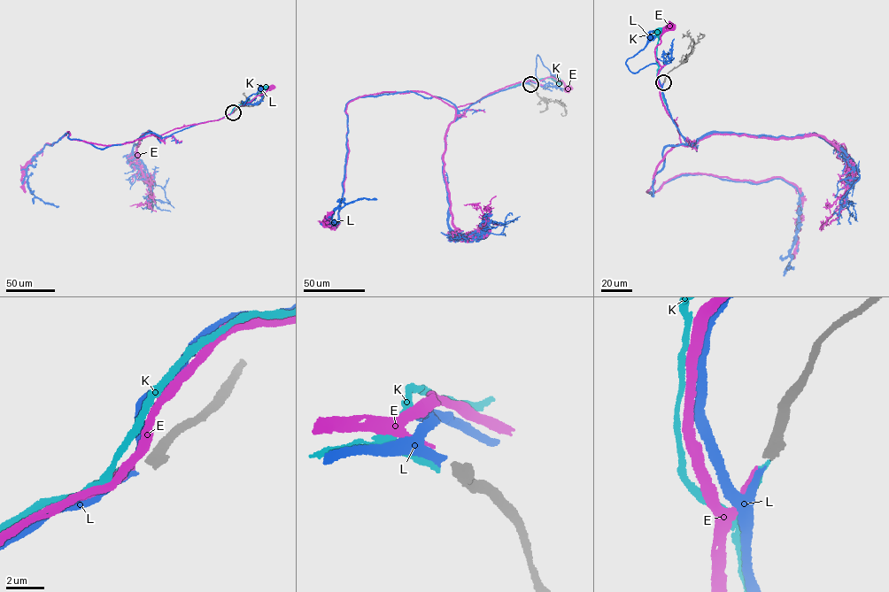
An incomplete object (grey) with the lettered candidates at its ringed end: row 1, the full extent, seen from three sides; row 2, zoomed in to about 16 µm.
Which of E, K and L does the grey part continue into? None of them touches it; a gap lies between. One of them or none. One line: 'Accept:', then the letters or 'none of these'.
Accept: L

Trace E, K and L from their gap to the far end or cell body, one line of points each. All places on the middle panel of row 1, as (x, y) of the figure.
E: (529, 83), (529, 80), (537, 82), (551, 77), (562, 80), (568, 88)
K: (529, 84), (528, 80), (558, 80)
L: (529, 83), (529, 81), (537, 80), (535, 71), (537, 55), (553, 75)

